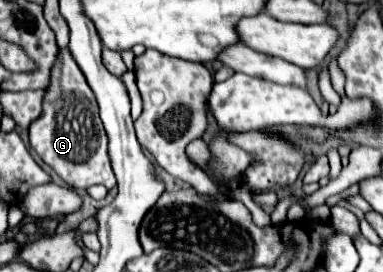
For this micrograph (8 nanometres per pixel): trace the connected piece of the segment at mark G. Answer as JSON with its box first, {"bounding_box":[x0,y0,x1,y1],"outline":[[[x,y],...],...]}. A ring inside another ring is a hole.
{"bounding_box":[29,49,117,189],"outline":[[[63,49],[51,71],[51,85],[45,93],[43,113],[29,125],[29,143],[39,157],[73,189],[87,189],[97,183],[113,189],[117,181],[109,163],[105,141],[107,135],[99,119],[95,95],[73,61],[69,49]]]}

